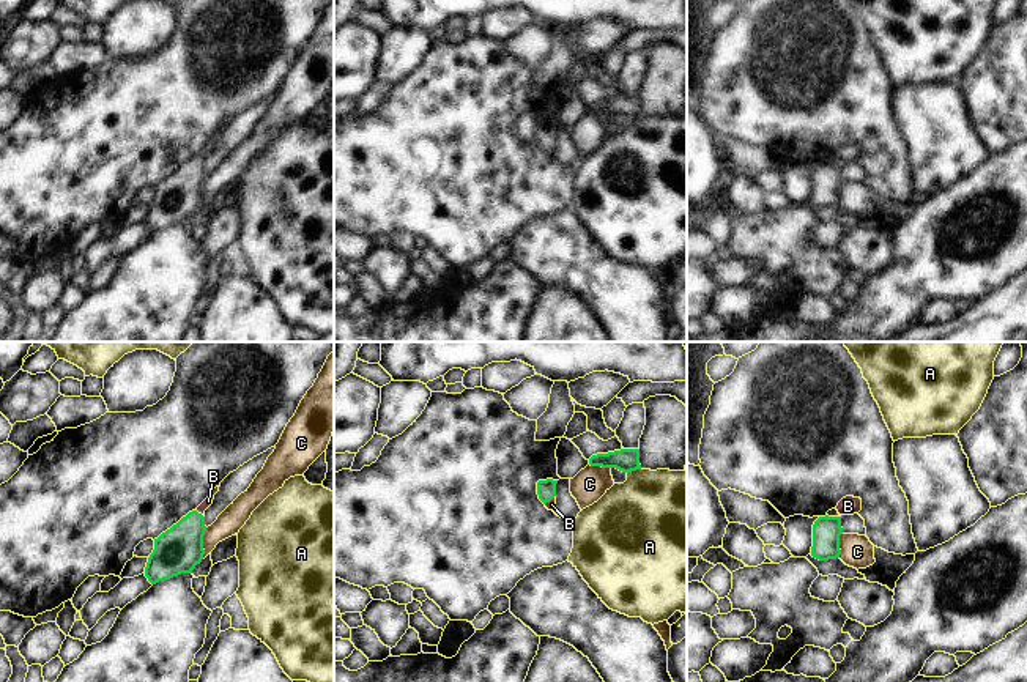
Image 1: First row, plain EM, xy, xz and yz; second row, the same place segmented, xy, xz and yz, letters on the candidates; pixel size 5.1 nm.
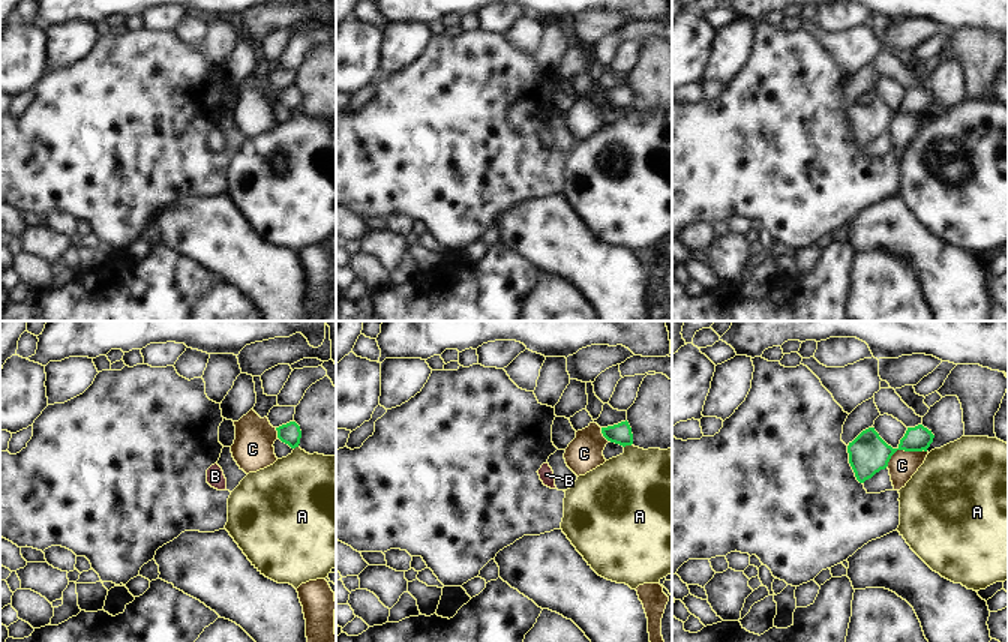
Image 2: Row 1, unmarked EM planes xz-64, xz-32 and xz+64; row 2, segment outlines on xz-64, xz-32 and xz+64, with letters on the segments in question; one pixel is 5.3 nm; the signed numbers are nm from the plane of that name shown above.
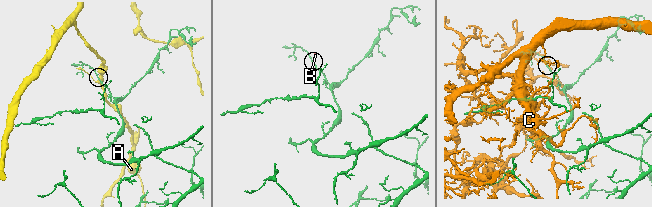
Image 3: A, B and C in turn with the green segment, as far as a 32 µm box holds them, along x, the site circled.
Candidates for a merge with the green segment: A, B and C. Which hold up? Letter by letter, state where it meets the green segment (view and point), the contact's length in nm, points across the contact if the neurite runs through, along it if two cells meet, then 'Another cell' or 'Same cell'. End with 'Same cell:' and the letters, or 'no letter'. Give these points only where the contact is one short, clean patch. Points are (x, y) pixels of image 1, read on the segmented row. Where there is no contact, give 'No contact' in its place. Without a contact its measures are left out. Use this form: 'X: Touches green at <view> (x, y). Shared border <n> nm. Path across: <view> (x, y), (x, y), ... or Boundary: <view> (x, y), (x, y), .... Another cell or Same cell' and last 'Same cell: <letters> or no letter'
A: Touches green at xz (633, 470). Shared border 80 nm. Boundary: xz (640, 468), (627, 474). Another cell
B: Touches green at xy (197, 512). Shared border 50 nm. Path across: xy (178, 550), (197, 512), (208, 501). Same cell
C: Touches green at xy (202, 544). Shared border 160 nm. Another cell
Same cell: B

